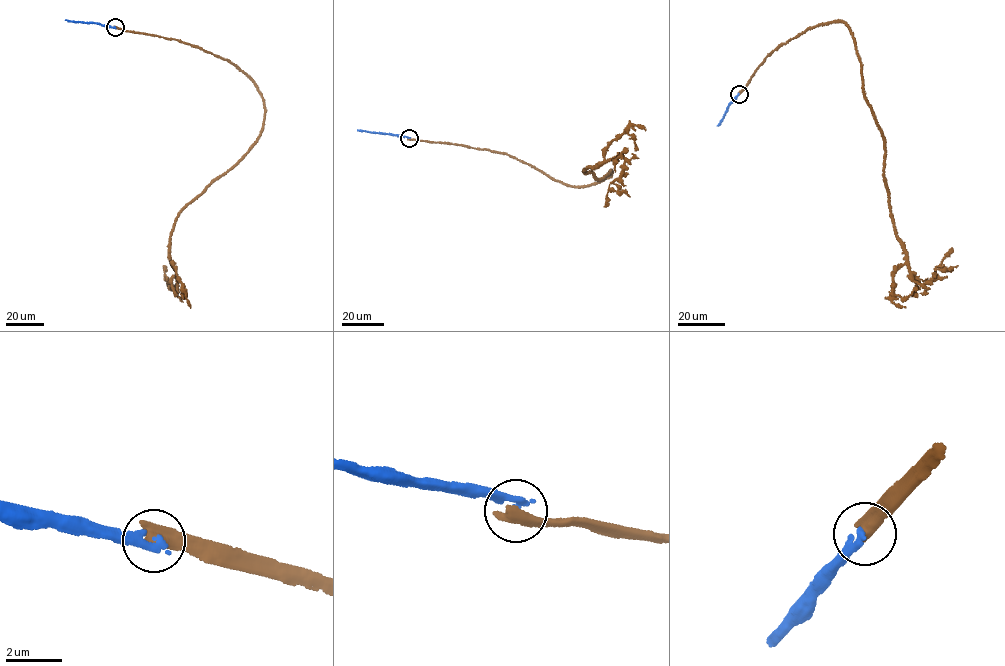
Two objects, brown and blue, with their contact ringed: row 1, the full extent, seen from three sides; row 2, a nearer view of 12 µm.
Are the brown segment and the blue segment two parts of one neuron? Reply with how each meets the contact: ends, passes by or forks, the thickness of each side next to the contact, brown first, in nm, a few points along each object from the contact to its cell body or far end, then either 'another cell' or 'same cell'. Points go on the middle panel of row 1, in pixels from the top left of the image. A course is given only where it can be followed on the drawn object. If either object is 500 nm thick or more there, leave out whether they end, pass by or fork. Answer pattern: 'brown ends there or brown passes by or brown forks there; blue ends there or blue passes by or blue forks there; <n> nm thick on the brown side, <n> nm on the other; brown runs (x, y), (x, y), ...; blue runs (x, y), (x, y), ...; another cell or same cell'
550 nm thick on the brown side, 240 nm on the other; brown runs (409, 138), (507, 154), (572, 186), (610, 176), (584, 172), (618, 155), (621, 172), (609, 188), (630, 197); blue runs (409, 138), (358, 130); another cell

